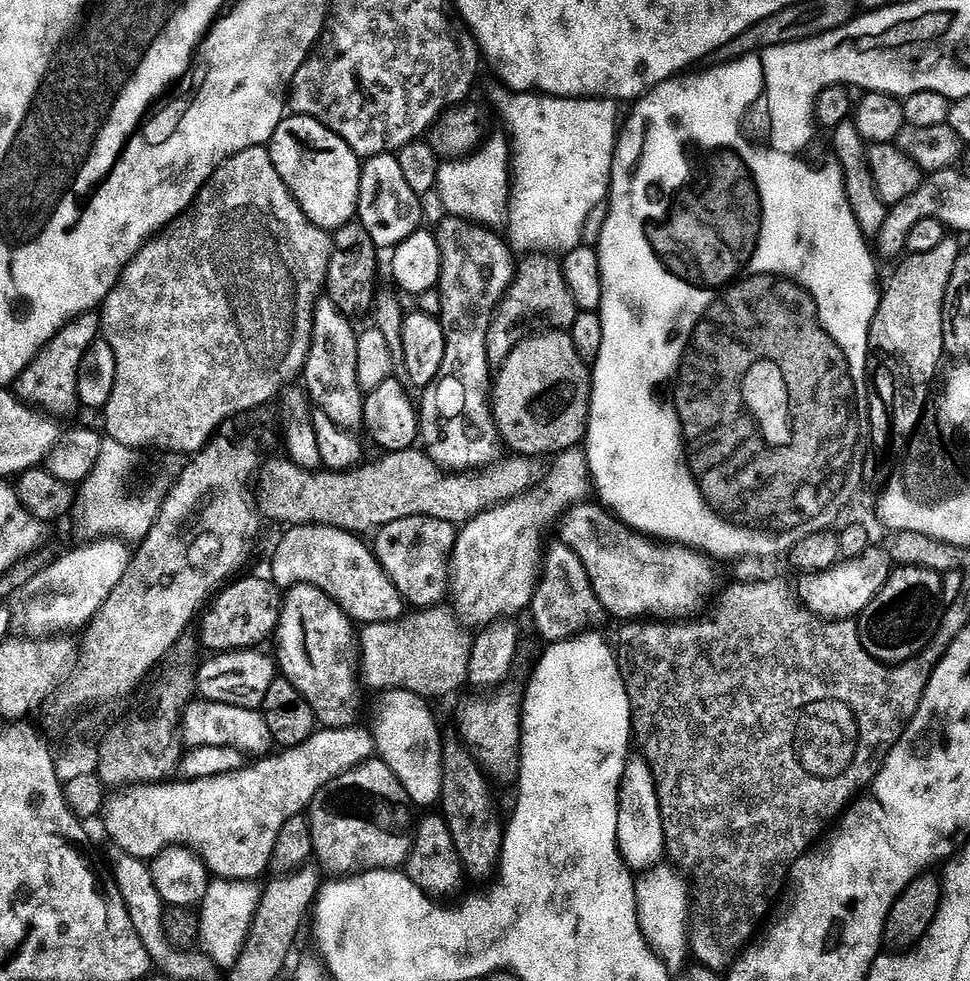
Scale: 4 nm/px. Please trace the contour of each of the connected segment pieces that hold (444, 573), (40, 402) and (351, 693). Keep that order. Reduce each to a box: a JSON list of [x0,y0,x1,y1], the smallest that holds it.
[[374,516,457,610],[14,310,101,414],[274,584,360,729]]

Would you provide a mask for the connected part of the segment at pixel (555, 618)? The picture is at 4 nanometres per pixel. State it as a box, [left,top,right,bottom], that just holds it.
[528,542,602,644]

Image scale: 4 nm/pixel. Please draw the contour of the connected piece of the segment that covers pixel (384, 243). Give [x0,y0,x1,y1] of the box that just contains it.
[357,153,422,250]

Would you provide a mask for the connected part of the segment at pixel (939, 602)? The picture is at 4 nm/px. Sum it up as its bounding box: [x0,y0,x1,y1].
[862,567,946,666]

